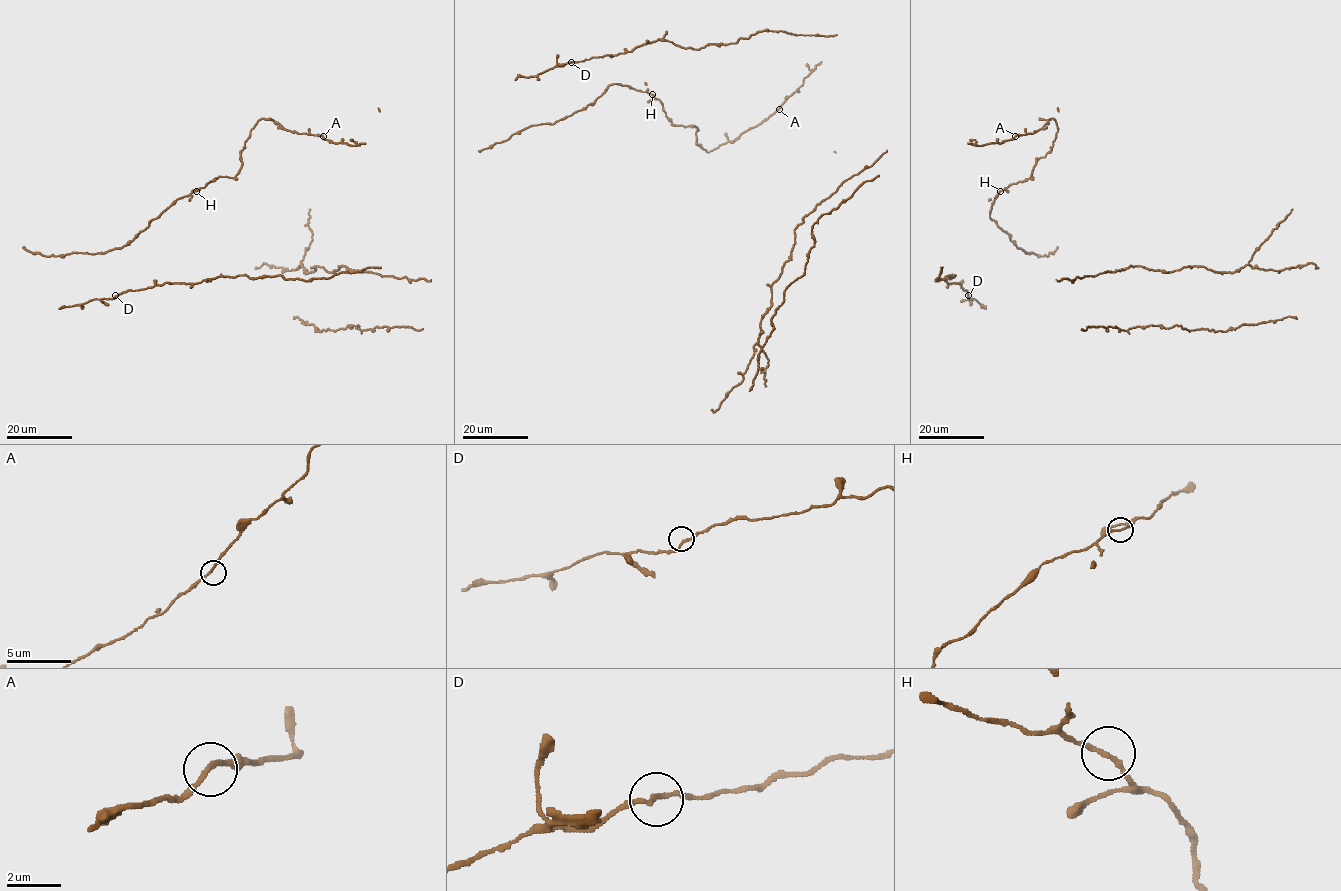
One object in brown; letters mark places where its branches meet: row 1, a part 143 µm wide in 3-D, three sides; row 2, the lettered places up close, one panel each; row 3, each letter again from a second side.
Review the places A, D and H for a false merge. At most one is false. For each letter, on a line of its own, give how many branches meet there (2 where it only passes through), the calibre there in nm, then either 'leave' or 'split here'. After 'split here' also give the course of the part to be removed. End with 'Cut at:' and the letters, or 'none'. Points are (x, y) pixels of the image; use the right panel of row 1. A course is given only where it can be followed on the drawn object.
A: branches 2; calibre 180 nm; leave
D: branches 2; calibre 170 nm; leave
H: branches 2; calibre 170 nm; leave
Cut at: none

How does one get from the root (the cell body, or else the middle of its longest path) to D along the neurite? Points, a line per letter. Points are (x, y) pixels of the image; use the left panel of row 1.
D: (288, 279), (281, 275), (255, 278), (246, 275), (218, 276), (197, 283), (164, 282), (115, 295)

